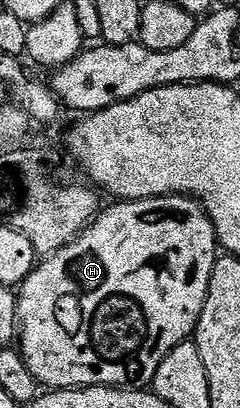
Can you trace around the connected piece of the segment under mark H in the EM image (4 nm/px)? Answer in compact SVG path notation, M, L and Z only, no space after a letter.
M162 195L159 199L131 199L118 201L91 222L90 226L61 251L43 258L34 271L20 284L16 291L18 300L18 326L20 328L20 354L26 368L46 389L73 389L76 387L120 387L123 389L146 389L156 377L156 369L164 357L176 345L187 342L193 336L208 297L208 281L212 281L214 262L220 258L220 244L214 226L202 204L185 195Z

